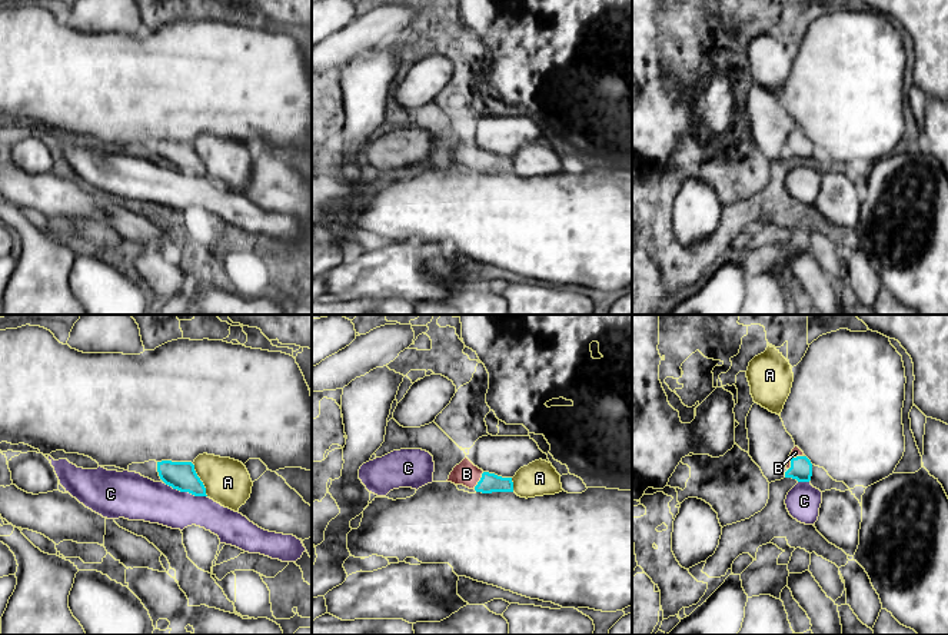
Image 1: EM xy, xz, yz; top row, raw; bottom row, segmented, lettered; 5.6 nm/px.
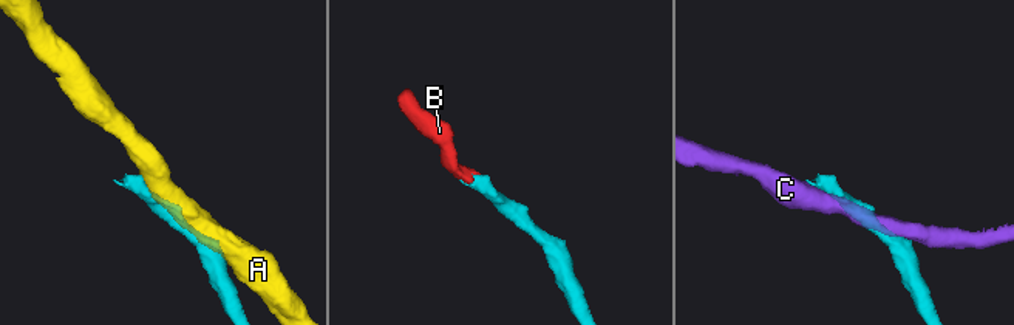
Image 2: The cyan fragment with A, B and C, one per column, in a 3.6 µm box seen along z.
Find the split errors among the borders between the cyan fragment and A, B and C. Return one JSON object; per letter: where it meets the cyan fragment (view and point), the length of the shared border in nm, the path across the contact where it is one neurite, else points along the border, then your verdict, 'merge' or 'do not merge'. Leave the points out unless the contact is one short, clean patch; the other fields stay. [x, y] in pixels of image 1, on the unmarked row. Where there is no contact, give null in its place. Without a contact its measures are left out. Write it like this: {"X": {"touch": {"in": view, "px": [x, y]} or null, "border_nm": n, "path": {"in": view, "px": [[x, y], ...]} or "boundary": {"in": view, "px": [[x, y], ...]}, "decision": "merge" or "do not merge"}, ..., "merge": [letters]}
{"A": {"touch": {"in": "xy", "px": [199, 159]}, "border_nm": 200, "decision": "do not merge"}, "B": {"touch": {"in": "yz", "px": [792, 138]}, "border_nm": 130, "path": {"in": "yz", "px": [[801, 148], [792, 138], [795, 132]]}, "decision": "merge"}, "C": {"touch": {"in": "xy", "px": [186, 170]}, "border_nm": 260, "boundary": {"in": "xy", "px": [[165, 162], [180, 170], [206, 176]]}, "decision": "do not merge"}, "merge": ["B"]}

